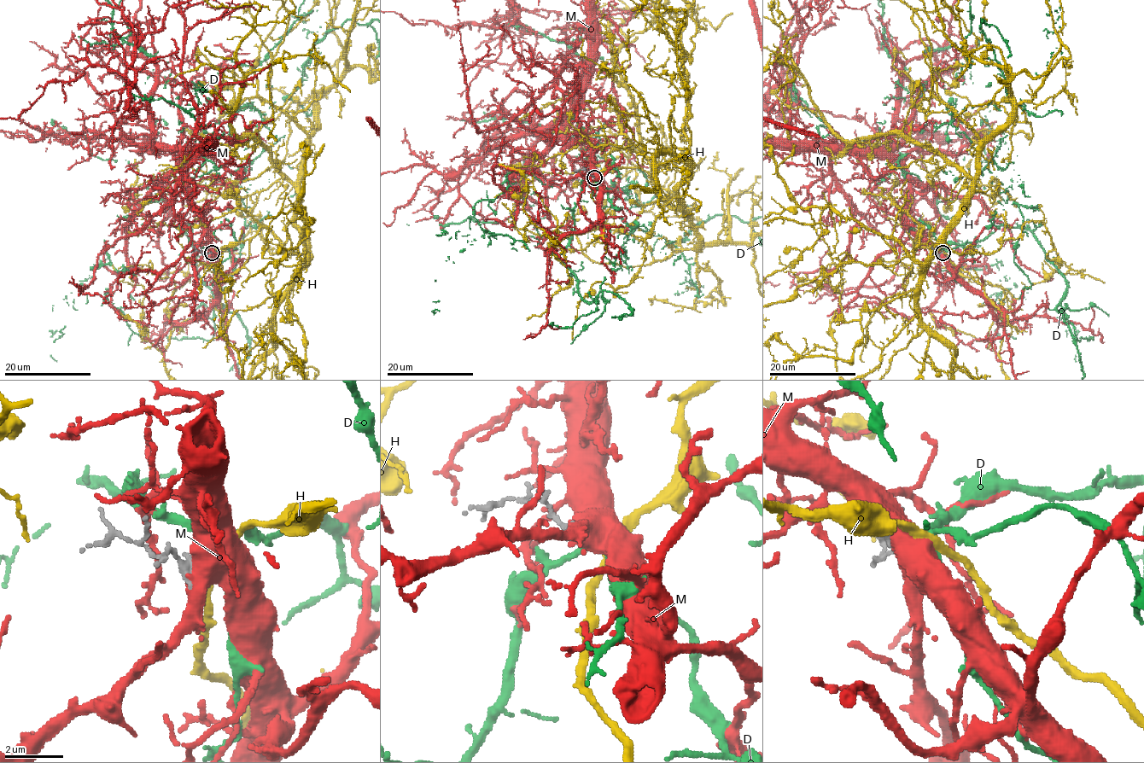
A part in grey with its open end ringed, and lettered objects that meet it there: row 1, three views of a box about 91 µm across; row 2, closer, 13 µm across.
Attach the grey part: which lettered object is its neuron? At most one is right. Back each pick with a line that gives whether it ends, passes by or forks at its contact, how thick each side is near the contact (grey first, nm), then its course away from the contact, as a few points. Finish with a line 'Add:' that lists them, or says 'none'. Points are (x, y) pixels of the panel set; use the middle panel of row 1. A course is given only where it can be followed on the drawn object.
H: It passes by. Thickness 150 nm (grey) against 240 nm
Add: H

